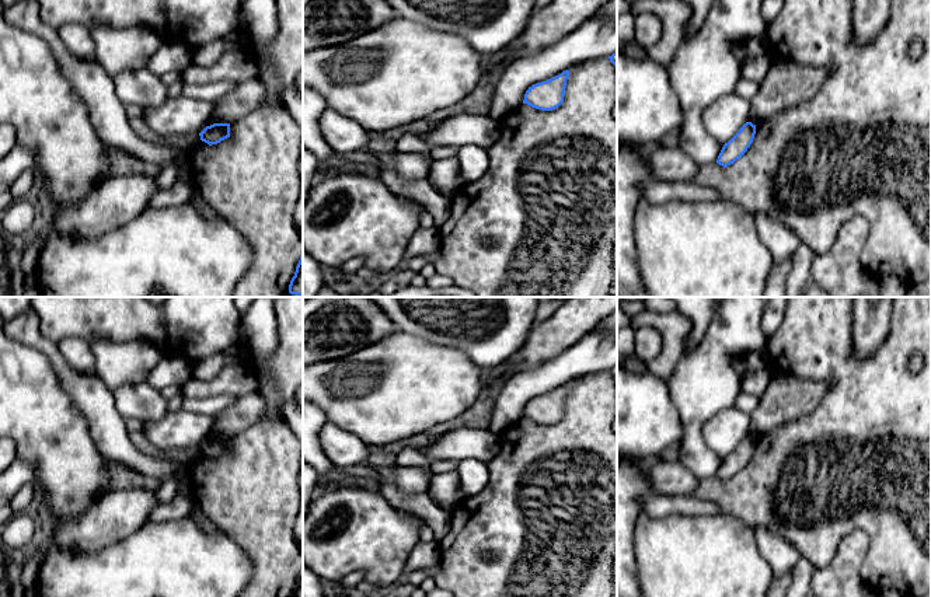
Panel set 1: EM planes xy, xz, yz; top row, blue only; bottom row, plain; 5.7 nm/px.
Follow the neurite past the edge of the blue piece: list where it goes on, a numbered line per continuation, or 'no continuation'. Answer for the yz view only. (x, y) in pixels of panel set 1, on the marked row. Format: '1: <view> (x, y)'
no continuation

